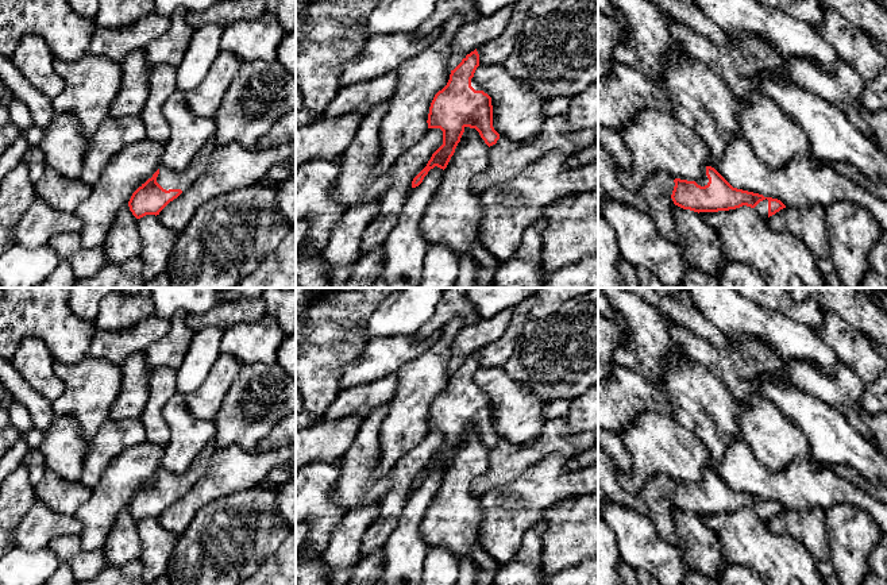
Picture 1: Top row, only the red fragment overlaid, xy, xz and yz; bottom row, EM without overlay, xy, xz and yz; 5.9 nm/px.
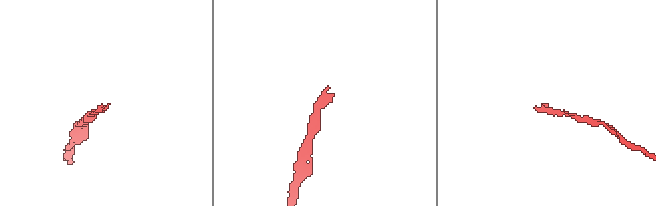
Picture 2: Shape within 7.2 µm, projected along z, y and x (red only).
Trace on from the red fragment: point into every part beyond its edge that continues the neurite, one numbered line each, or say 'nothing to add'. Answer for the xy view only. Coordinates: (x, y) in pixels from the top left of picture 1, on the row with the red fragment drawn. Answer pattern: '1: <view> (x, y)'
1: xy (168, 179)

